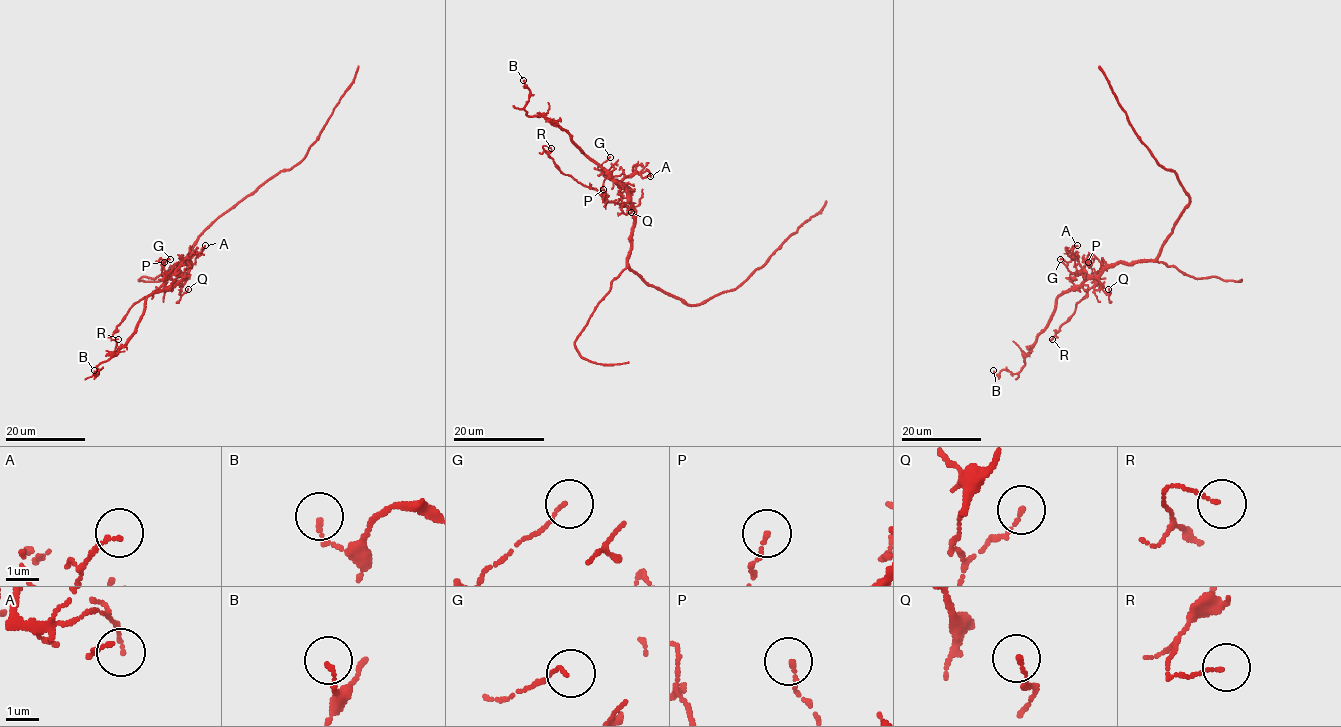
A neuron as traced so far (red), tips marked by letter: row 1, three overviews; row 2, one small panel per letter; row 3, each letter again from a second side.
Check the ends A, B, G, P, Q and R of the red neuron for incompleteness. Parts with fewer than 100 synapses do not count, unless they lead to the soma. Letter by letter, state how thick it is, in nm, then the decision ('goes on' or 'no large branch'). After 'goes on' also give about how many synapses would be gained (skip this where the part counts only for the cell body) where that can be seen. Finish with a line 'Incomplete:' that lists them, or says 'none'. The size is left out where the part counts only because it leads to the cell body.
A: 110 nm thick; no large branch
B: 140 nm thick; no large branch
G: 70 nm thick; no large branch
P: 120 nm thick; no large branch
Q: 120 nm thick; no large branch
R: 90 nm thick; no large branch
Incomplete: none

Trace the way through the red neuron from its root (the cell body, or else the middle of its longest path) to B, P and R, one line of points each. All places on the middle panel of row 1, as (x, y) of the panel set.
B: (639, 274), (627, 263), (633, 225), (627, 190), (564, 129), (542, 116), (527, 115), (529, 88), (523, 80)
P: (639, 274), (627, 263), (633, 212), (620, 204), (608, 201), (607, 196), (601, 193), (603, 189)
R: (639, 274), (627, 263), (633, 212), (563, 174), (543, 149), (551, 148)

